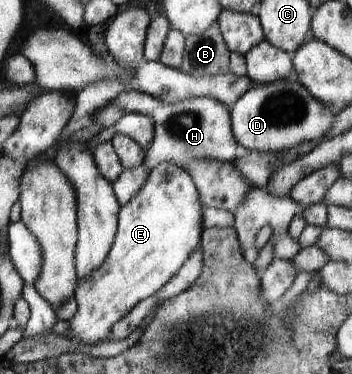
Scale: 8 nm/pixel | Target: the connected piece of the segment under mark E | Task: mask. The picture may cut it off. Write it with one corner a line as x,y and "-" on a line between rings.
161,162
151,169
145,184
137,192
137,196
122,206
118,212
118,229
115,240
106,256
105,262
91,272
87,280
79,280
73,298
77,300
77,312
69,320
65,336
77,343
95,344
111,340
112,326
127,316
136,304
153,296
167,284
179,268
187,262
187,258
197,250
202,239
202,206
197,187
190,174
176,164

